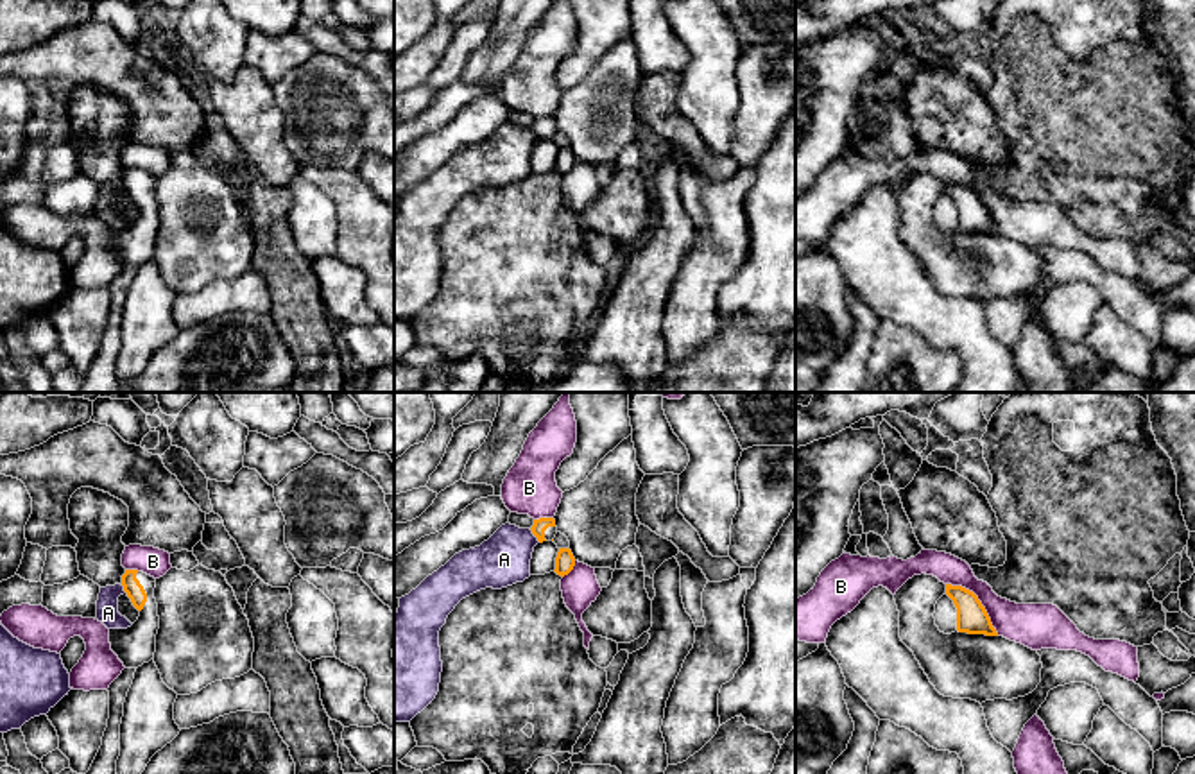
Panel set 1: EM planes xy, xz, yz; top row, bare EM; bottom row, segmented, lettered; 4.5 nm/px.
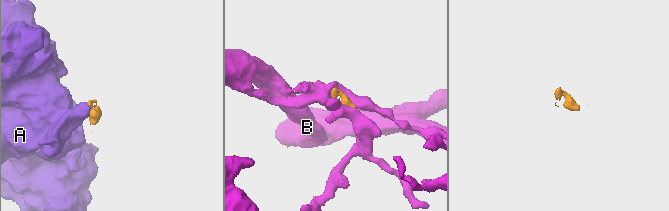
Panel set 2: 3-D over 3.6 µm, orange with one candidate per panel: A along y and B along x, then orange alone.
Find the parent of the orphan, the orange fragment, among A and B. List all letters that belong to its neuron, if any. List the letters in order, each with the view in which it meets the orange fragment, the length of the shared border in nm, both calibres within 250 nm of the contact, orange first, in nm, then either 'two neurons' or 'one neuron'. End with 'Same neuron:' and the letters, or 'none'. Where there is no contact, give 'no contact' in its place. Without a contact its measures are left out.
A: xz | 80 nm | 70/240 nm | two neurons
B: yz | 340 nm | 140/190 nm | two neurons
Same neuron: none

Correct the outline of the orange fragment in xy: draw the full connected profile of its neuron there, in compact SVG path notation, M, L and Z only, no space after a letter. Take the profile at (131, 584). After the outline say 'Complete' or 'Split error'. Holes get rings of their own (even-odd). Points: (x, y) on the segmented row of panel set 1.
M125 570L122 586L133 606L140 611L140 616L127 629L109 629L109 643L125 668L138 668L149 663L156 652L156 634L159 629L154 598L156 579L138 570Z. Split error

